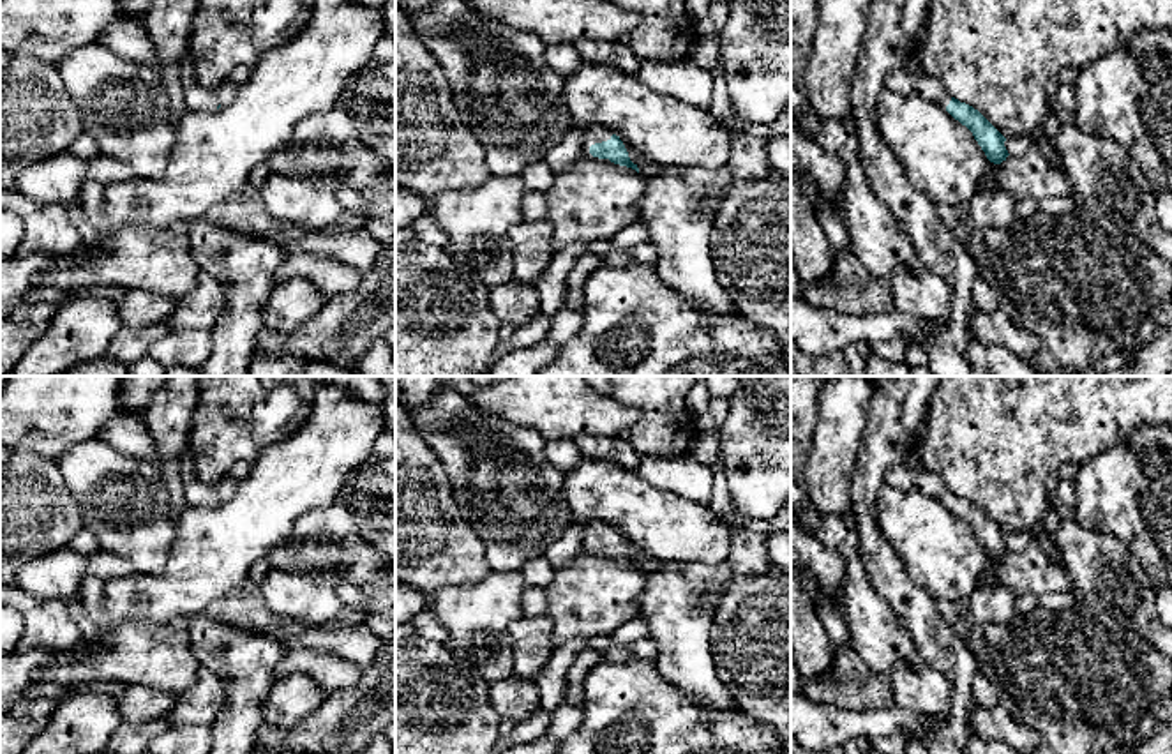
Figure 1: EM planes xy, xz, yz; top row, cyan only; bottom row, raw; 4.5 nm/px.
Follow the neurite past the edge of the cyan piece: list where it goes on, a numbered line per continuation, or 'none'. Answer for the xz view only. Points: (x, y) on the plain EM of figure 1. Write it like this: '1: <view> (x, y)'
1: xz (593, 530)

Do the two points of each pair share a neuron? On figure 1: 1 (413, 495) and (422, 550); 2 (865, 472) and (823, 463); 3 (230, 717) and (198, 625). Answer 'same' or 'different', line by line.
1: same
2: different
3: same

